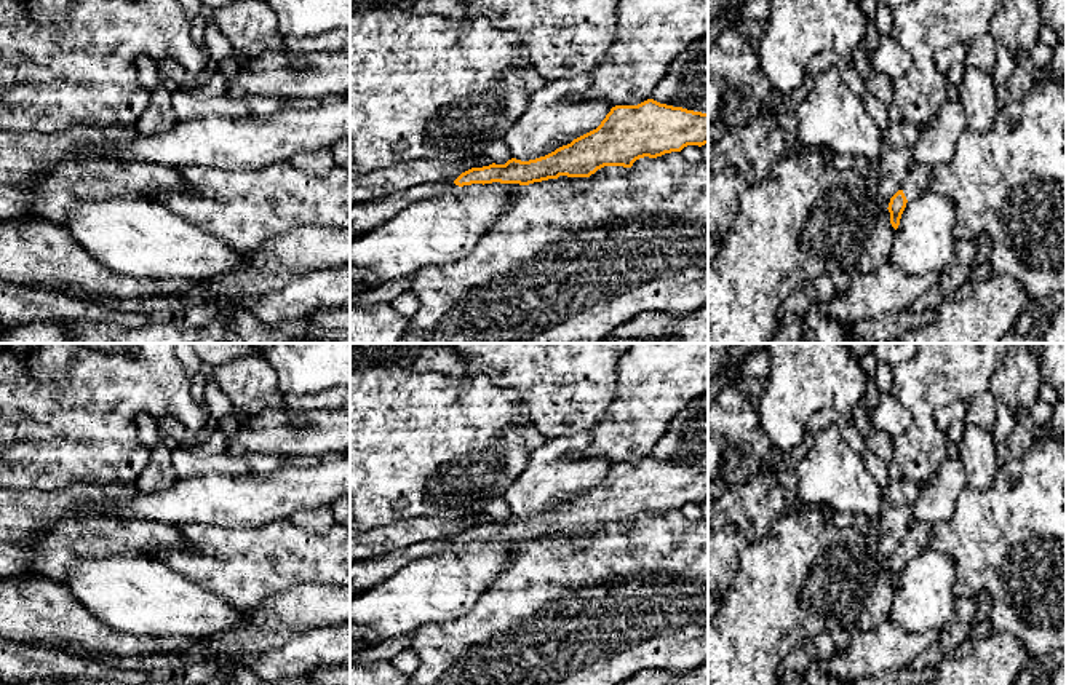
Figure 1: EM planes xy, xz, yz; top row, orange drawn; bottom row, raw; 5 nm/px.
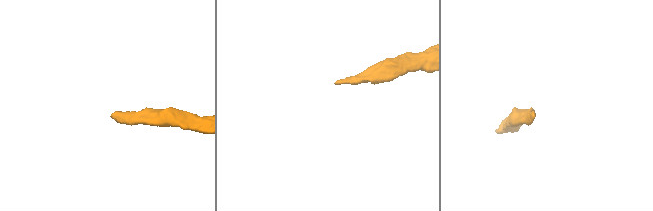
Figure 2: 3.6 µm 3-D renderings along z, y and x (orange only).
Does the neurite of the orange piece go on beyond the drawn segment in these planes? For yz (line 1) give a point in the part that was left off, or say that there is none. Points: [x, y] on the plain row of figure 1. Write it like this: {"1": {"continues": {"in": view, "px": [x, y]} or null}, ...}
{"1": {"continues": {"in": "yz", "px": [916, 540]}}}

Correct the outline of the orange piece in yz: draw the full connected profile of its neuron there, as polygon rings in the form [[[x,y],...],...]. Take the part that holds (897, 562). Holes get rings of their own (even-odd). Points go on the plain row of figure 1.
[[[914,519],[909,524],[909,530],[901,541],[901,546],[890,556],[889,570],[890,570],[890,581],[897,588],[900,583],[901,572],[906,565],[909,557],[916,557],[922,552],[932,533],[932,525],[922,521]]]

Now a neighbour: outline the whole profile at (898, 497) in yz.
[[[900,477],[892,481],[882,490],[879,537],[877,537],[877,564],[887,567],[890,556],[901,548],[901,541],[914,521],[913,508],[919,498],[921,485]]]

